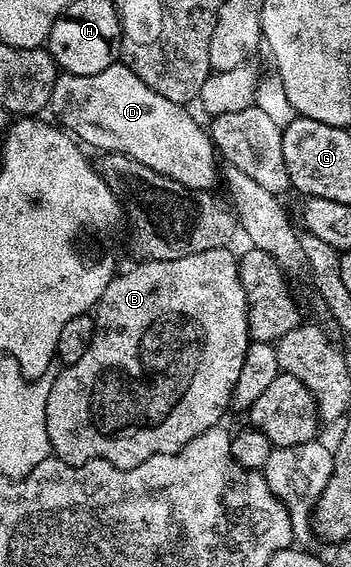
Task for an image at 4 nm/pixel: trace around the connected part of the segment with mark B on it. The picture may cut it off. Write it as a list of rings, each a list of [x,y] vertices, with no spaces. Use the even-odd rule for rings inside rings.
[[[226,247],[223,249],[212,249],[211,251],[199,251],[195,255],[187,255],[183,259],[163,259],[162,261],[147,261],[144,259],[138,260],[138,265],[130,267],[126,273],[118,272],[112,279],[111,283],[107,283],[107,287],[103,291],[103,295],[97,301],[95,306],[95,316],[93,317],[93,338],[87,347],[87,351],[83,351],[83,355],[75,363],[64,366],[60,371],[61,374],[56,374],[53,377],[53,382],[49,388],[47,395],[47,403],[45,404],[45,418],[47,419],[47,439],[52,456],[58,457],[63,463],[68,465],[82,465],[88,461],[109,461],[116,469],[134,469],[139,467],[139,463],[143,463],[147,459],[151,459],[155,455],[167,455],[168,453],[178,453],[188,441],[195,439],[208,429],[216,429],[222,424],[221,416],[225,412],[230,412],[231,402],[233,399],[233,388],[239,379],[239,371],[243,371],[243,363],[247,355],[247,347],[250,343],[249,324],[247,323],[247,303],[245,292],[243,291],[243,283],[239,283],[239,267],[237,266],[239,257],[235,252],[232,253],[232,248]]]

